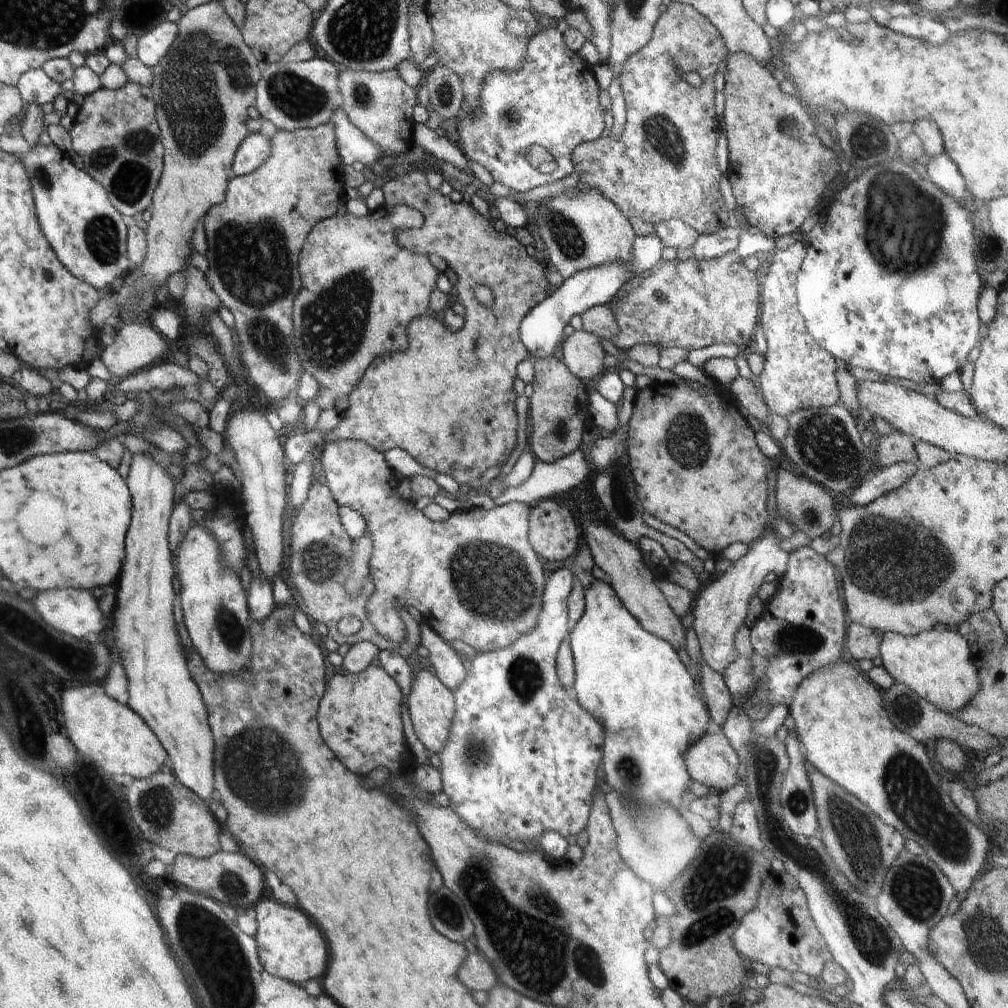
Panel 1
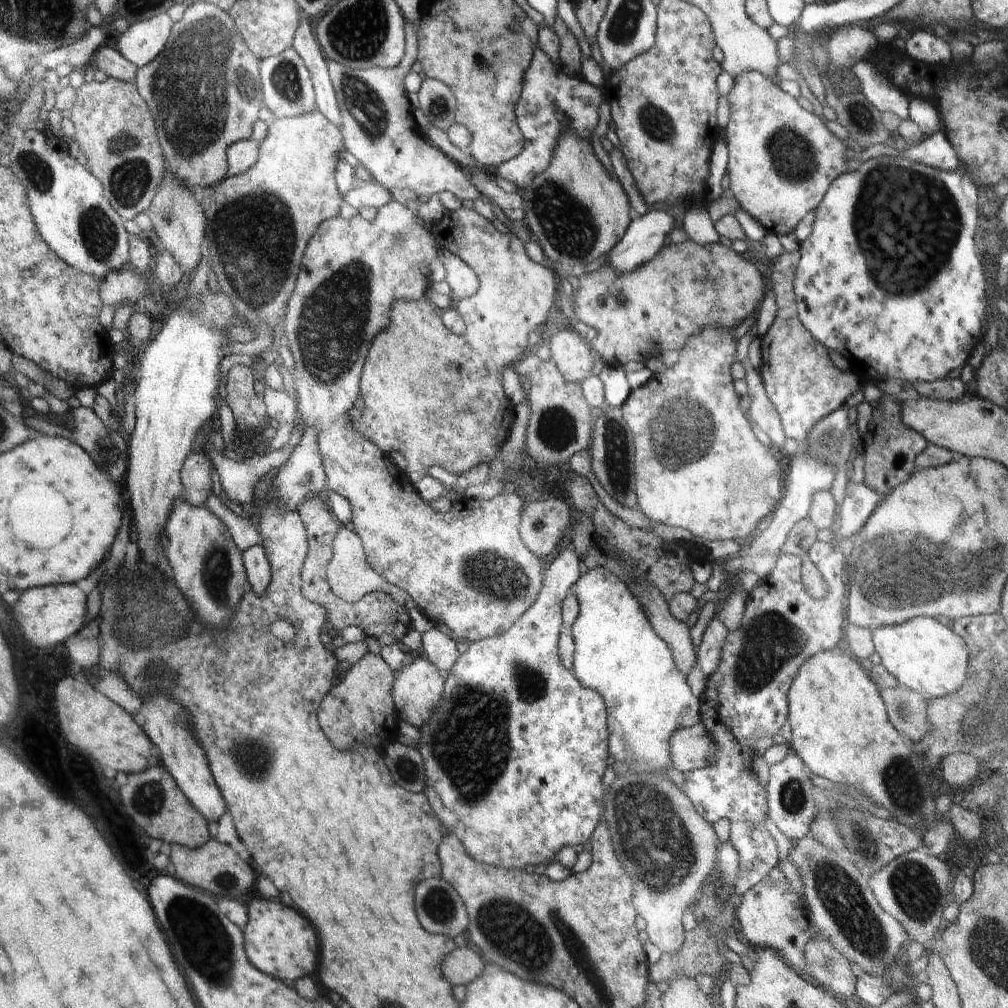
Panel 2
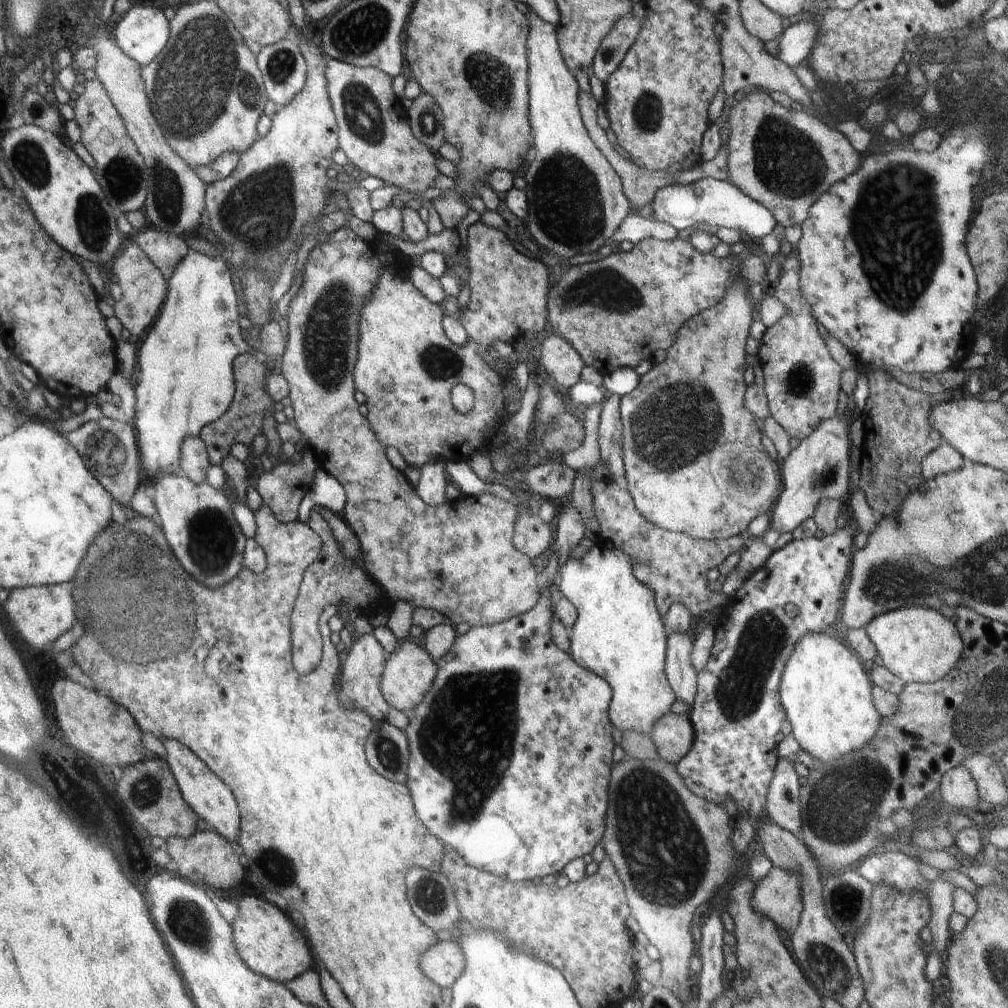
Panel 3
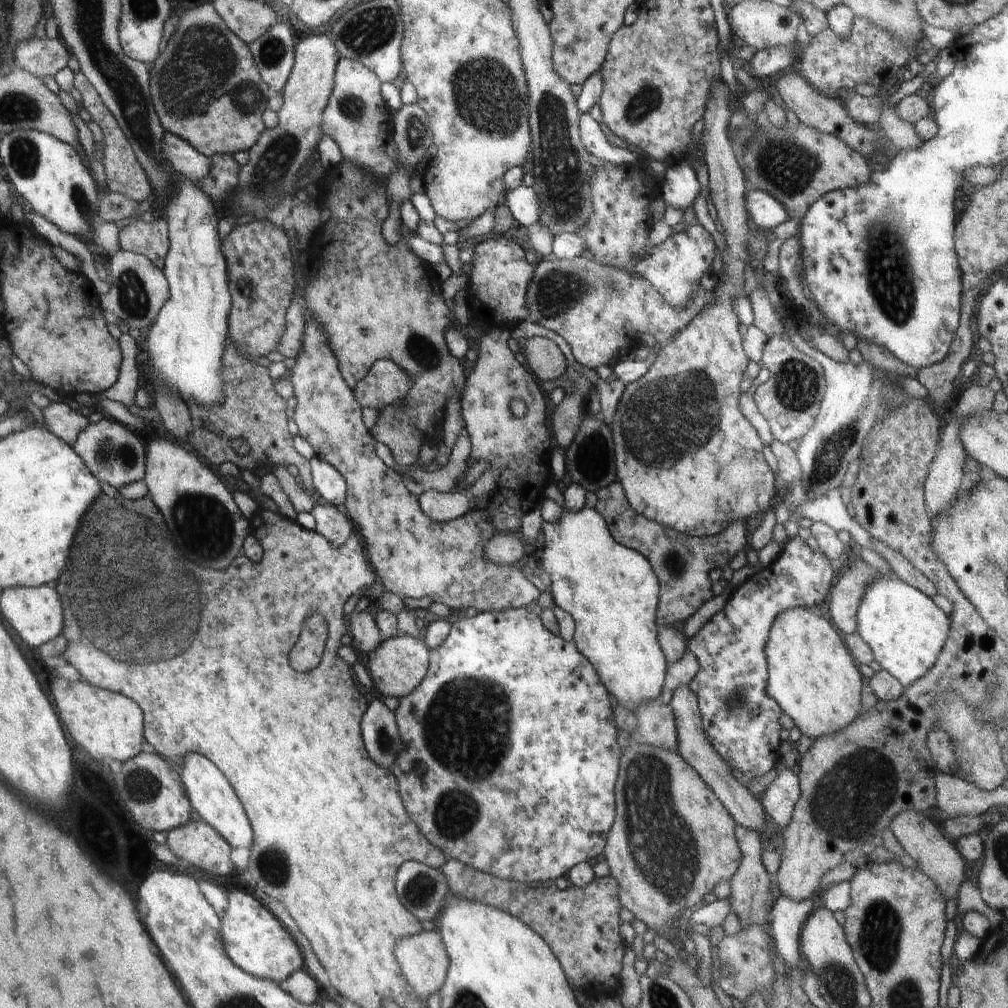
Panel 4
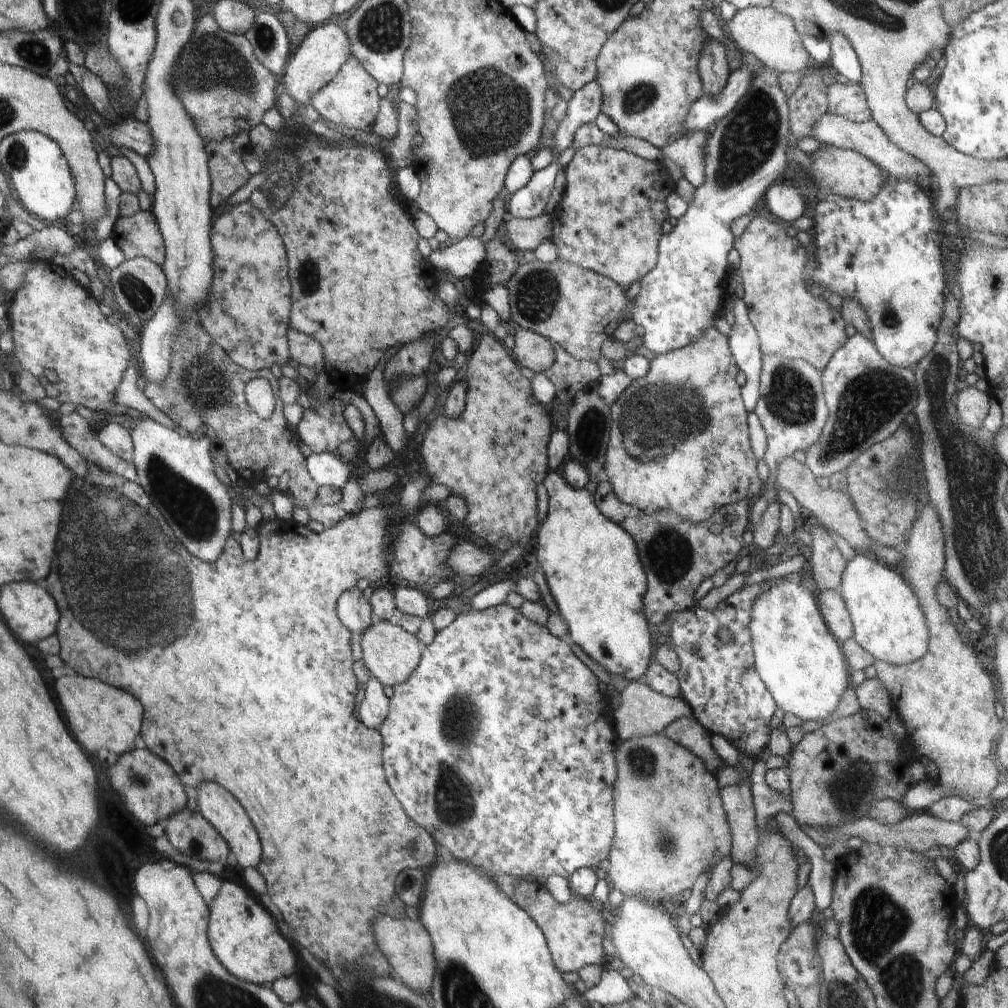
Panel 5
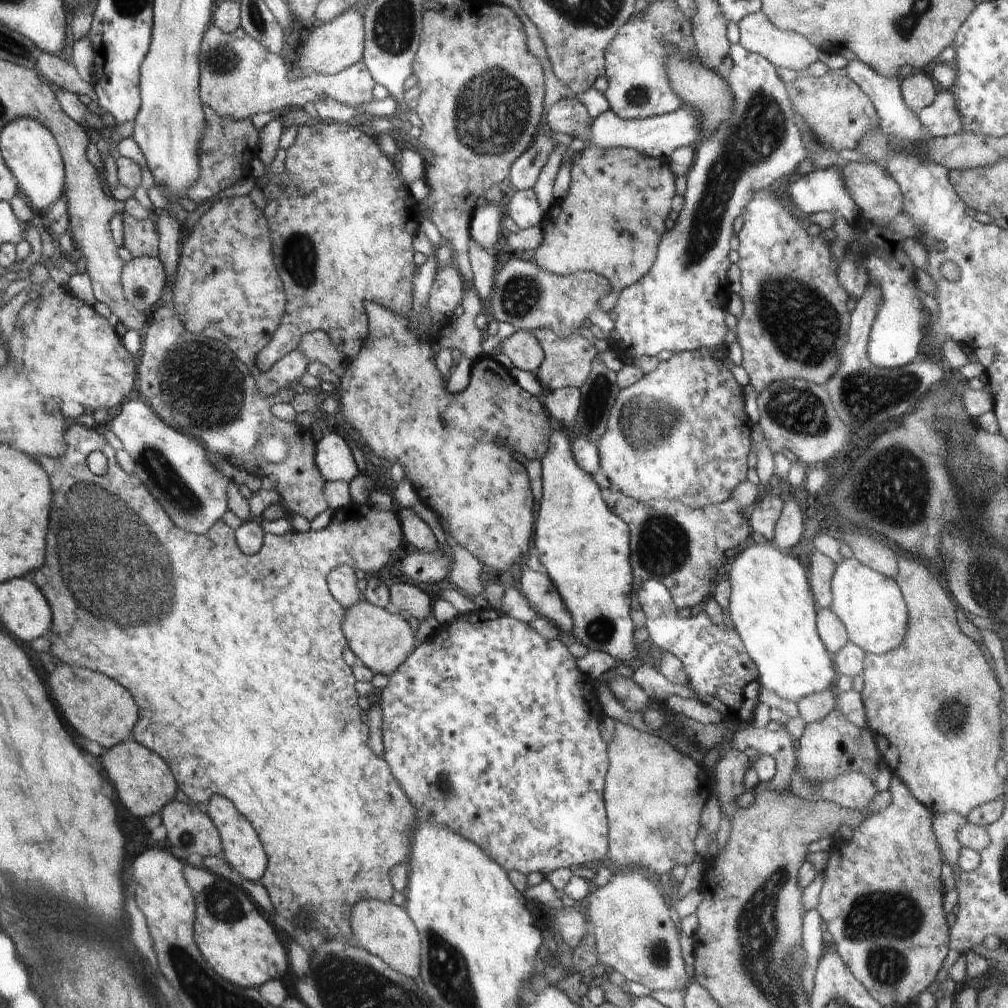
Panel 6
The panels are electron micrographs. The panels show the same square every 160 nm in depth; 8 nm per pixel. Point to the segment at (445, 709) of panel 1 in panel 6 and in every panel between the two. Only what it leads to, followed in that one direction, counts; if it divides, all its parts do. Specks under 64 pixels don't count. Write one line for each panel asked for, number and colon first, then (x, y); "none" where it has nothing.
2: (417, 688)
3: (409, 672)
4: (398, 665)
5: (392, 654)
6: (381, 641)

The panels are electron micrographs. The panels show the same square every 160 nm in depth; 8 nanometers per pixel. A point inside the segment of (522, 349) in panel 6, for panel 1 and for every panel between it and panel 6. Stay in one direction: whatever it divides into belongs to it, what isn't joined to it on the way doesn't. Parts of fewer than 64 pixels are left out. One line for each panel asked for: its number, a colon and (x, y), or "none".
1: (582, 353)
2: (571, 352)
3: (560, 359)
4: (545, 361)
5: (531, 350)

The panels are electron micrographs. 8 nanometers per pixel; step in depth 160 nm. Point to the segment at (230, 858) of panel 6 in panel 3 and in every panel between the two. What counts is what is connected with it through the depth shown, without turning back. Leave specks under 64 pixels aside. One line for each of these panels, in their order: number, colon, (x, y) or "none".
3: (206, 794)
4: (211, 794)
5: (218, 806)

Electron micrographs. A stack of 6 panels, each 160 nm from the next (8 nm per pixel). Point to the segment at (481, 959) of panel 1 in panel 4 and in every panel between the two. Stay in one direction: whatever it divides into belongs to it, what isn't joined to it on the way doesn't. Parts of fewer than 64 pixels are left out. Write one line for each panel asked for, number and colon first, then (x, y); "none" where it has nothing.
2: (461, 966)
3: (443, 963)
4: (423, 959)

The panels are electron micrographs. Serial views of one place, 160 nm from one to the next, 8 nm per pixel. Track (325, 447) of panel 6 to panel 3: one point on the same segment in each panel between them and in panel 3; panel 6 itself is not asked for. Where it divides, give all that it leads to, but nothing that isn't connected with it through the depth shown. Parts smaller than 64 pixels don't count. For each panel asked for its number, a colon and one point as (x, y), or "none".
3: (325, 492)
4: (327, 481)
5: (325, 469)

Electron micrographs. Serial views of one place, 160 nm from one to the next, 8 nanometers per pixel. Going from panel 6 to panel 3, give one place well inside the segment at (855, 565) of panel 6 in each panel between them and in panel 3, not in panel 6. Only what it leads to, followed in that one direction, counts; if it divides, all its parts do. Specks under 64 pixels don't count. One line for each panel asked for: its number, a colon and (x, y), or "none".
3: (917, 644)
4: (906, 630)
5: (887, 621)

